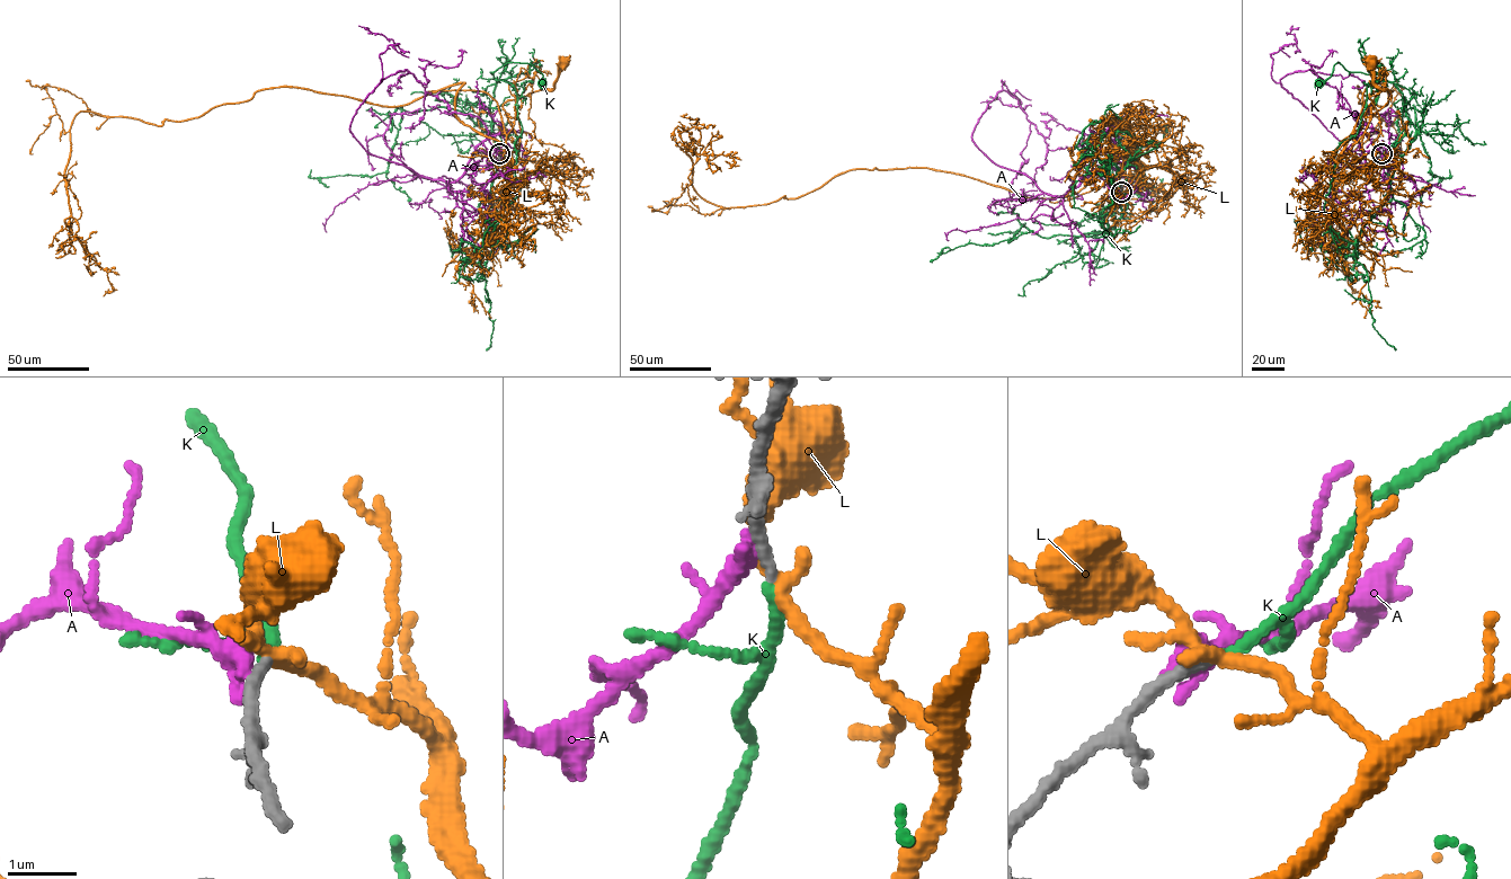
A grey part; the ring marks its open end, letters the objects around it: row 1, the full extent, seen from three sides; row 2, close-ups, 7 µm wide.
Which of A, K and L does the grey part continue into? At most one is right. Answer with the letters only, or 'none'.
K

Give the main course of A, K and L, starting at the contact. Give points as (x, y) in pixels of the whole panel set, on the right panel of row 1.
A: (1380, 154), (1362, 152), (1379, 183), (1282, 86), (1309, 70), (1327, 85), (1309, 64), (1331, 56)
K: (1381, 153), (1410, 122), (1402, 92), (1393, 82), (1371, 74), (1349, 72), (1338, 62), (1331, 76), (1317, 83)
L: (1381, 153), (1385, 157), (1368, 167), (1344, 177), (1335, 174), (1336, 161), (1390, 96), (1374, 81), (1370, 62)

